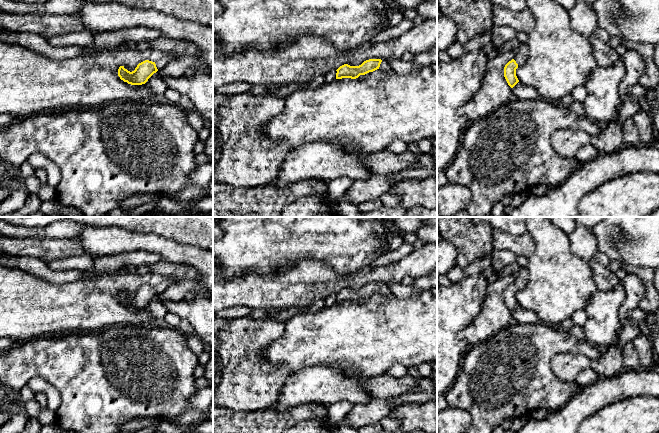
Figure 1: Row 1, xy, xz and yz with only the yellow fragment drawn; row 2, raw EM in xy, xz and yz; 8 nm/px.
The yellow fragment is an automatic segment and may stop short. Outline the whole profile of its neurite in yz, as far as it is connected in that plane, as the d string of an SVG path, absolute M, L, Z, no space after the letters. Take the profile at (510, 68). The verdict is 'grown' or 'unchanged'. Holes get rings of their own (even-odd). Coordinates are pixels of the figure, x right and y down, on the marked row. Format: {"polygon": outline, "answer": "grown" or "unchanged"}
{"polygon": "M520 44L515 51L515 57L504 67L504 77L511 88L519 82L516 76L516 69L525 63L528 57L528 45Z", "answer": "grown"}

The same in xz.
{"polygon": "M369 59L364 61L359 66L350 66L344 64L340 66L336 71L336 79L351 78L351 79L362 79L365 74L380 69L383 72L390 72L393 69L389 66L386 60L381 59Z", "answer": "grown"}

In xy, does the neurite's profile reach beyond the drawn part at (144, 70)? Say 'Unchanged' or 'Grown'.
Grown

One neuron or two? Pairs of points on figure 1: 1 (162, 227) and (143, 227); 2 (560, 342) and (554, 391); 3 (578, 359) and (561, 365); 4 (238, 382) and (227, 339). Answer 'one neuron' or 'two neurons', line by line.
1: one neuron
2: one neuron
3: one neuron
4: one neuron

